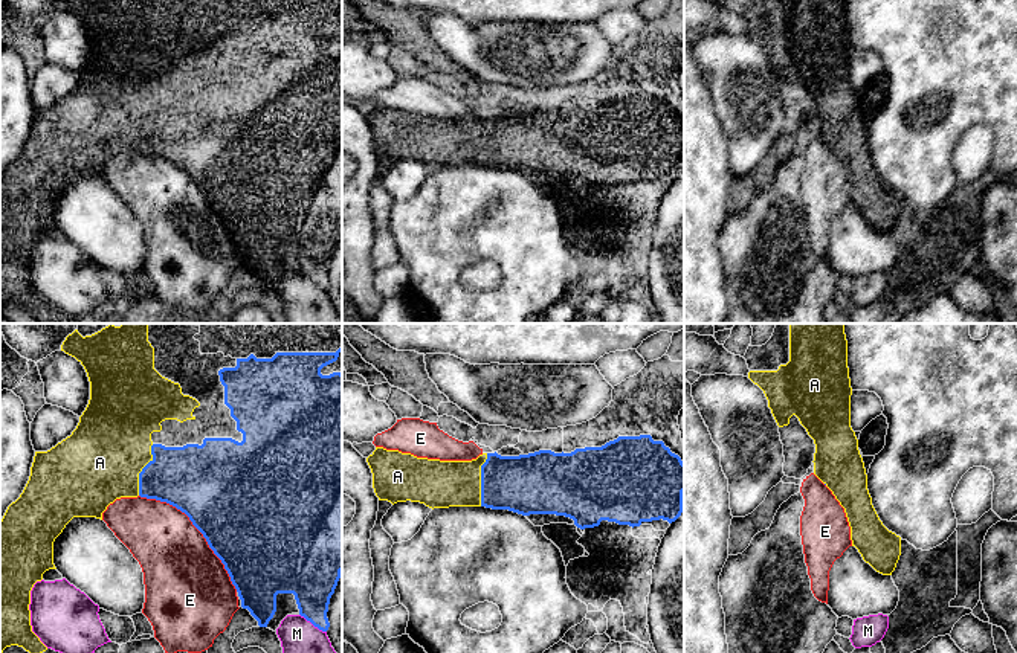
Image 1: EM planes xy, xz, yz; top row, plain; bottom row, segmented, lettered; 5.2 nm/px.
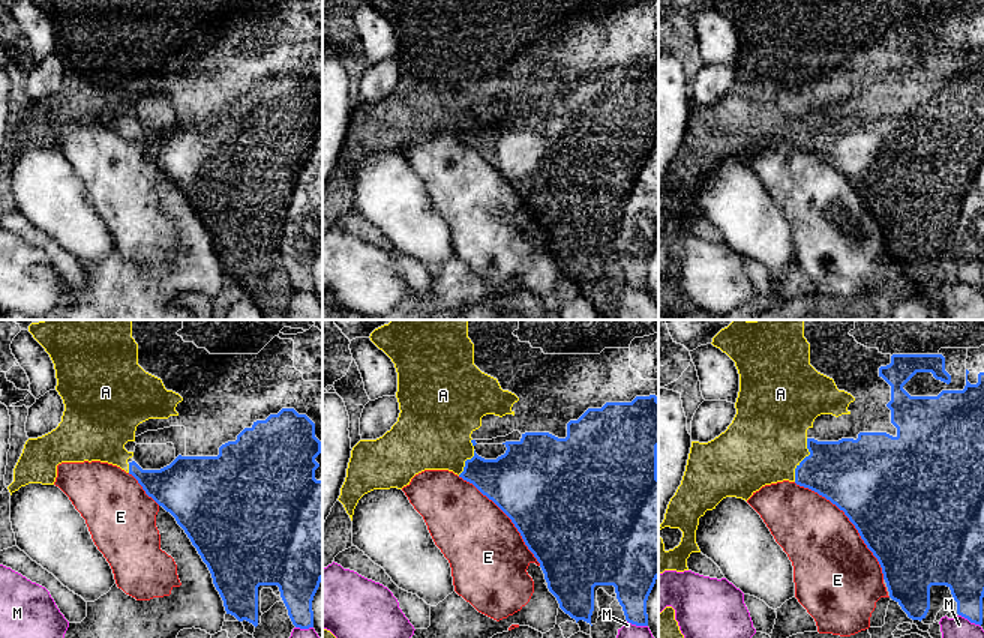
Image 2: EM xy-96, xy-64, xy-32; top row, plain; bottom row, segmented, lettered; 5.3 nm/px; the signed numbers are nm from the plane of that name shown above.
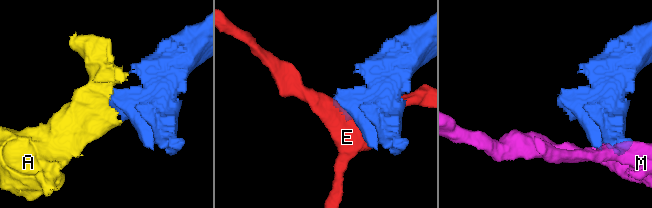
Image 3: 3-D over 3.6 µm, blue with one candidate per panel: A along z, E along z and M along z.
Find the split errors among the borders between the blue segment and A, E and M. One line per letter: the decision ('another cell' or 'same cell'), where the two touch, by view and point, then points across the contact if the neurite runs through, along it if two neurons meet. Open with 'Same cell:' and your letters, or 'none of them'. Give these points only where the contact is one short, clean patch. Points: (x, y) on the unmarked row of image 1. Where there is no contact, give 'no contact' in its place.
Same cell: A
A: same cell; meets blue in xy at (142, 128)
E: another cell; meets blue in xy at (197, 186)
M: another cell; meets blue in xy at (313, 283)

